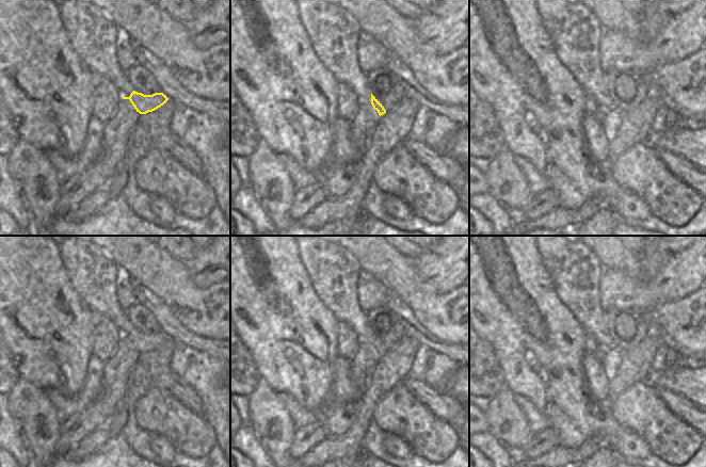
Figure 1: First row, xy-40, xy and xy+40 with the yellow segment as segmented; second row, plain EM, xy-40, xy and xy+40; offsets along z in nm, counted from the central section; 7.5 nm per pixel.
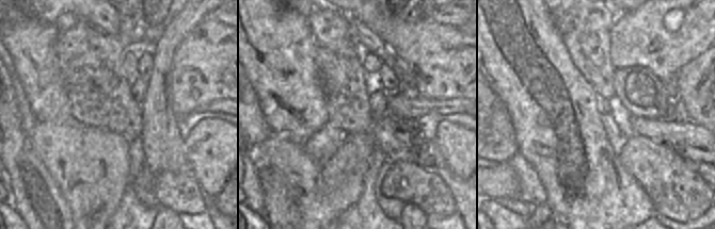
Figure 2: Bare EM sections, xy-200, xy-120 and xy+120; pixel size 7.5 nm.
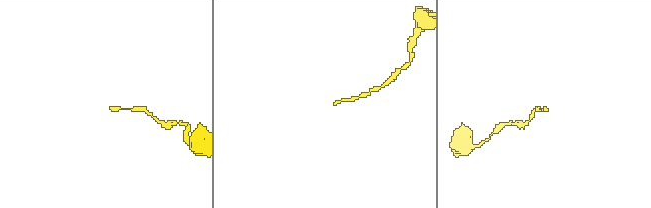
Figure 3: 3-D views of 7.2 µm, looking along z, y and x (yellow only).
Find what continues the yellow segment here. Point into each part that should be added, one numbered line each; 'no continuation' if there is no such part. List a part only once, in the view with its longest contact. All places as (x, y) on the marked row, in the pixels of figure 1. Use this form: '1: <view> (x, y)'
1: xy-40 (92, 33)

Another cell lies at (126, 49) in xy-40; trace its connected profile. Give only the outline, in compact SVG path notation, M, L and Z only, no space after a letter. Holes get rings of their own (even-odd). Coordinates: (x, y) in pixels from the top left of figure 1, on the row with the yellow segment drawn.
M118 32L115 49L117 51L117 62L125 71L138 64L137 46L127 33Z

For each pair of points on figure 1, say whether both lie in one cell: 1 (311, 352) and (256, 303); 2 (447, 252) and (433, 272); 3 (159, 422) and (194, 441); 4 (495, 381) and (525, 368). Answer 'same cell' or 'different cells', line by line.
1: same cell
2: same cell
3: same cell
4: different cells

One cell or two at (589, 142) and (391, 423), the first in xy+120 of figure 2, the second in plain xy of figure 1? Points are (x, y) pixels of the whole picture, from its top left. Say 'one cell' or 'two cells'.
two cells

